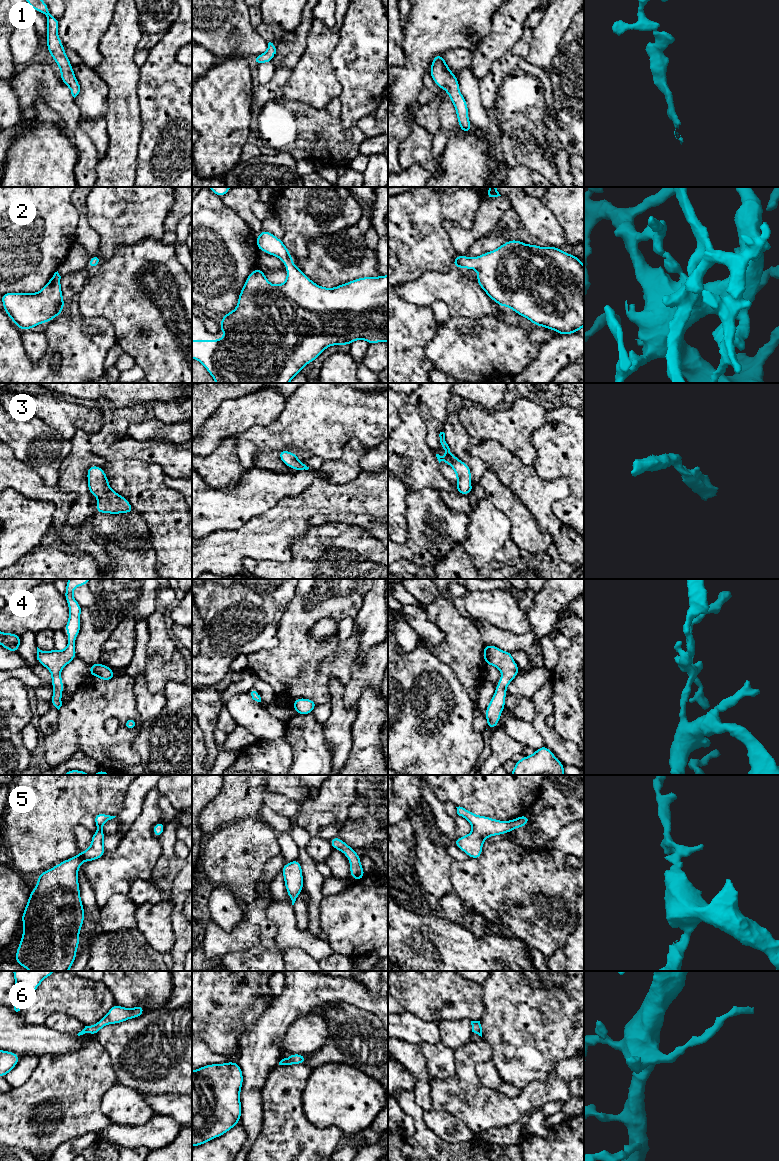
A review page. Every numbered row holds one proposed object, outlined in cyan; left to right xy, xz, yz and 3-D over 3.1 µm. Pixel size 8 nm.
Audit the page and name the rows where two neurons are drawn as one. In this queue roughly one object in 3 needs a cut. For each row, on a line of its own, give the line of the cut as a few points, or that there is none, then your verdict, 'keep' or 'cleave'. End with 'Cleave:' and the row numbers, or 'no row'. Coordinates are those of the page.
1: cut none; keep
2: cut none; keep
3: cut none; keep
4: cut none; keep
5: cut none; keep
6: cut none; keep
Cleave: no row

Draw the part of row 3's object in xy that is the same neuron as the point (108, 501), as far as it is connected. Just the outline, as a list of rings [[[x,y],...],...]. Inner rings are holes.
[[[90,466],[87,471],[88,492],[97,497],[97,513],[132,513],[132,505],[120,494],[114,492],[108,478],[99,466]]]

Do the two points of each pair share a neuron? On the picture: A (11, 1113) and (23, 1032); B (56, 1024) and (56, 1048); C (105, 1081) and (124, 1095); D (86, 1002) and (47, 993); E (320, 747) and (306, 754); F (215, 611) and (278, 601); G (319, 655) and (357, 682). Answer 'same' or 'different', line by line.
A: different
B: different
C: different
D: same
E: same
F: same
G: different

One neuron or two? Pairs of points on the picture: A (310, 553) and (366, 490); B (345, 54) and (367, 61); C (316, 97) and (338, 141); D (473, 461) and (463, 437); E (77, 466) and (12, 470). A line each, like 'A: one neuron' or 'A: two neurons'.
A: two neurons
B: one neuron
C: two neurons
D: one neuron
E: two neurons

